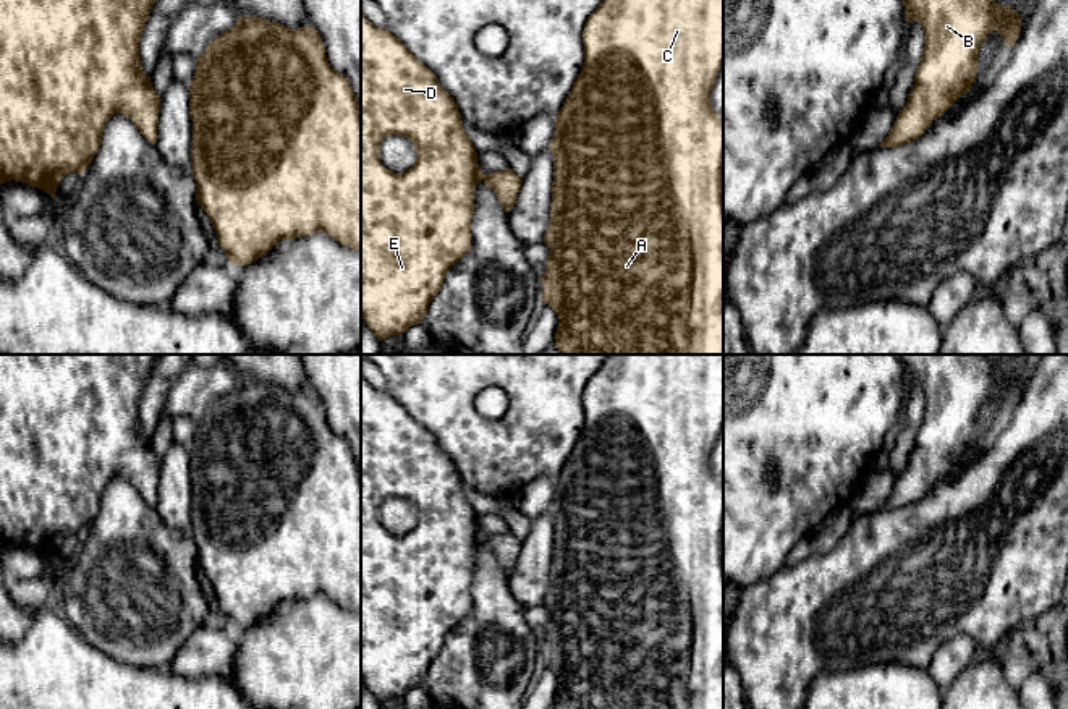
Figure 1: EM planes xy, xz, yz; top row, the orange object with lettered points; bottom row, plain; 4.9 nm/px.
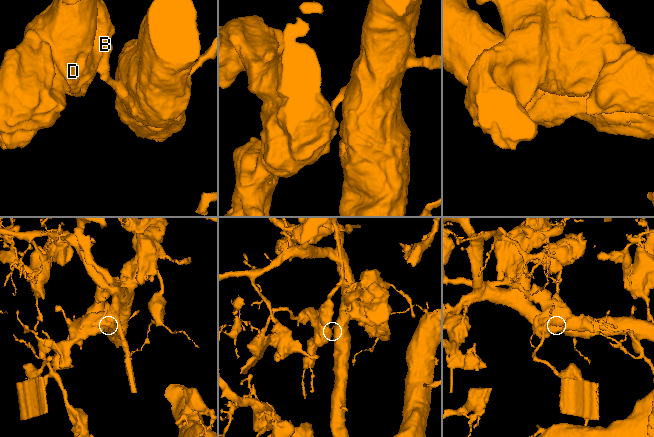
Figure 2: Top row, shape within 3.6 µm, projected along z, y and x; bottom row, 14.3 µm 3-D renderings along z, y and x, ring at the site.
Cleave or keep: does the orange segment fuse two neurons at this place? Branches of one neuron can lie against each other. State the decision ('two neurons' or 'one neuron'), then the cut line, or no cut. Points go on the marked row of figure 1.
two neurons; cut in xy along (123, 91), (141, 97), (144, 110), (157, 117)

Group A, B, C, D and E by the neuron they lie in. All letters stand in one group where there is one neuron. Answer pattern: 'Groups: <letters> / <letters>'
Groups: A C / B D E

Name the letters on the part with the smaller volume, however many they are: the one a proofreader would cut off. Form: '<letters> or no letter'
B, D, E

